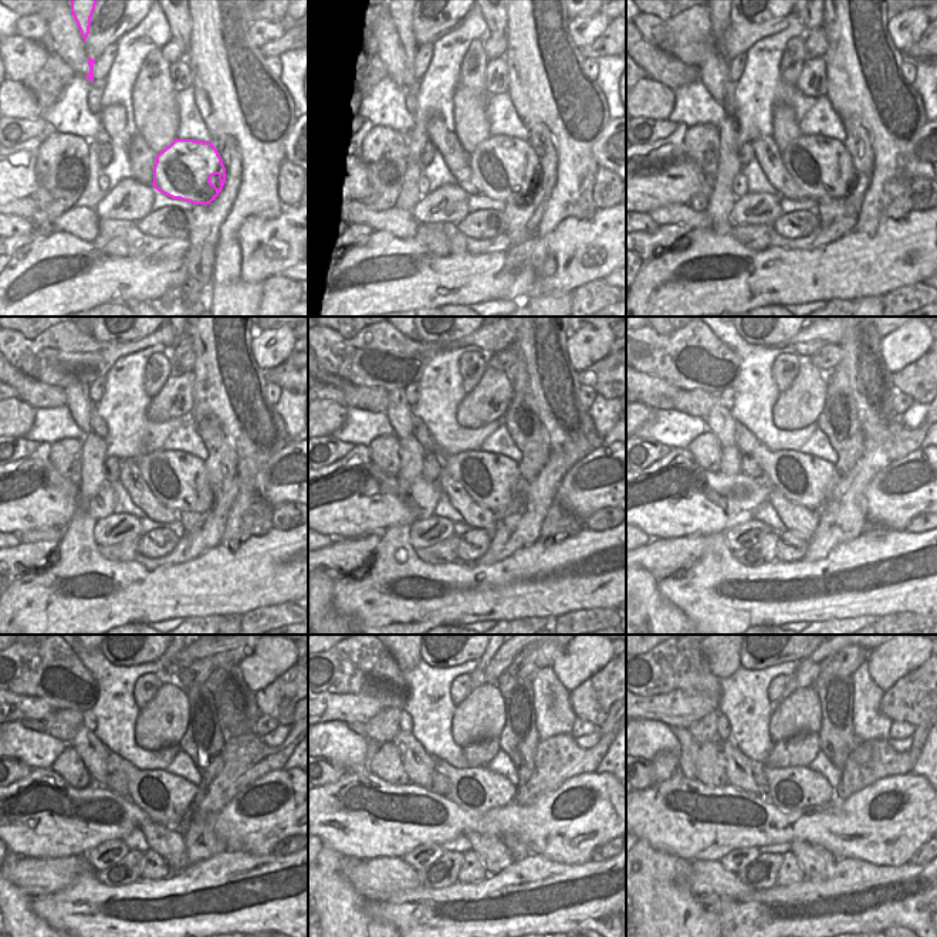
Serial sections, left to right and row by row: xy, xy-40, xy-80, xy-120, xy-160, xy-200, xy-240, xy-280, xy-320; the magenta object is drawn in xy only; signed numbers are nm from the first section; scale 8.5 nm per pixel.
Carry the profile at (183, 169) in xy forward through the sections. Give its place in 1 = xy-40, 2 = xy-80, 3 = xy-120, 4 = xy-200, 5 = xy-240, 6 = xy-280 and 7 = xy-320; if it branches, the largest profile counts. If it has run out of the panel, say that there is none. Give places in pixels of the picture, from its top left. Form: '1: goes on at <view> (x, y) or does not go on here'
1: goes on at xy-40 (501, 165)
2: goes on at xy-80 (819, 165)
3: goes on at xy-120 (179, 480)
4: goes on at xy-200 (804, 479)
5: goes on at xy-240 (166, 798)
6: goes on at xy-280 (477, 790)
7: goes on at xy-320 (794, 788)

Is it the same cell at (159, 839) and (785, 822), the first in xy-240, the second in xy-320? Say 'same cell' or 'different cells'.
different cells

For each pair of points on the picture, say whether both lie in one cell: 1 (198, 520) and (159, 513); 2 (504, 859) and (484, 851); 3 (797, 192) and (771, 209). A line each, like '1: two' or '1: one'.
1: two
2: one
3: two

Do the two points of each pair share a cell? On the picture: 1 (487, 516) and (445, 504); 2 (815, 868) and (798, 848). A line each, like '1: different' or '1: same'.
1: different
2: same

